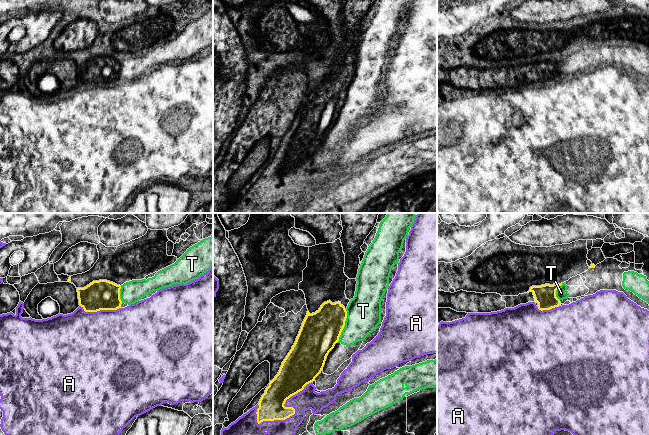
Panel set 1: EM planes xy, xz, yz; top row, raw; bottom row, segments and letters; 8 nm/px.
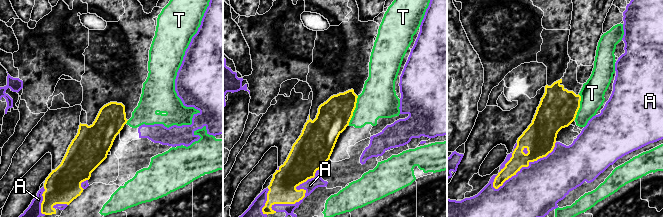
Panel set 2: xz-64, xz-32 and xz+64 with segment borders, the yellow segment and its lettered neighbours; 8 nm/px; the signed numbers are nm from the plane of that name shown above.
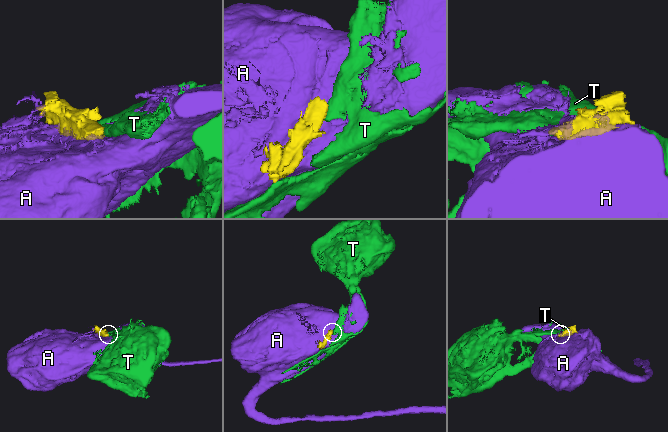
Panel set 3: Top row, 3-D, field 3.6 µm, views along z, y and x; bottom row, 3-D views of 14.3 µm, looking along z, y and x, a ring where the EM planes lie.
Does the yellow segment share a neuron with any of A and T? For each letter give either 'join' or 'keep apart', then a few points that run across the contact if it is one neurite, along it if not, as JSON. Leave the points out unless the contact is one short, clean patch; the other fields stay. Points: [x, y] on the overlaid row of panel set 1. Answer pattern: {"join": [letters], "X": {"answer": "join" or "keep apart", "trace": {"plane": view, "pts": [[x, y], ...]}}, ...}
{"join": [], "A": {"answer": "keep apart"}, "T": {"answer": "keep apart", "trace": {"plane": "xz", "pts": [[346, 309], [345, 325], [337, 341]]}}}

